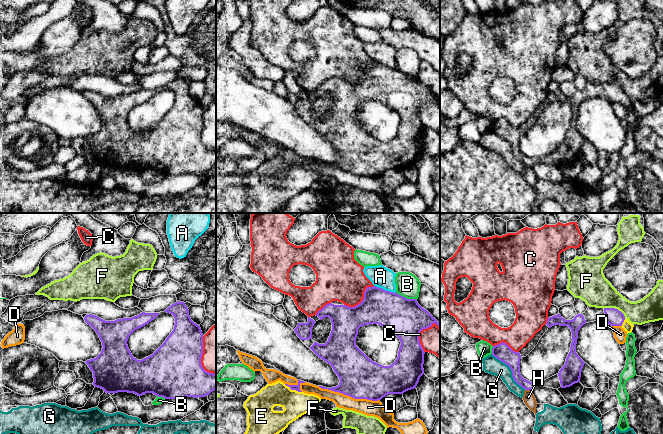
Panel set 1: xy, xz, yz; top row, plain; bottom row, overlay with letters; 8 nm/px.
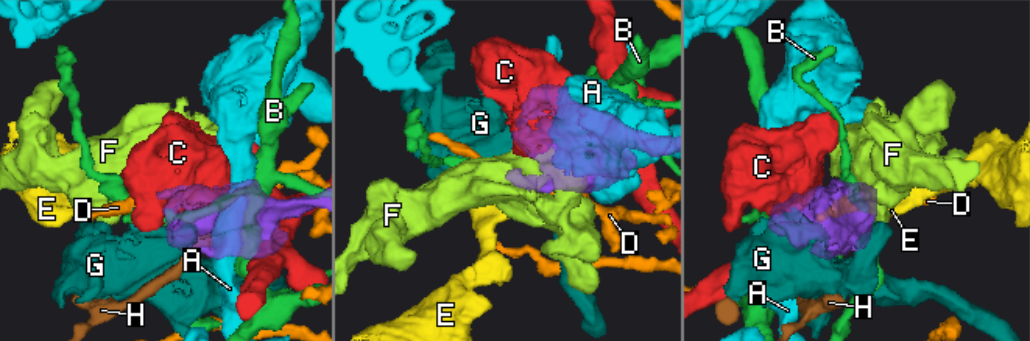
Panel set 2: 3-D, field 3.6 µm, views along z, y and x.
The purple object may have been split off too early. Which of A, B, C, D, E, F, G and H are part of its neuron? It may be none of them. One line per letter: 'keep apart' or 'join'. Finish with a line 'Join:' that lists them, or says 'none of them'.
A: keep apart
B: keep apart
C: keep apart
D: keep apart
E: join
F: keep apart
G: keep apart
H: keep apart
Join: E

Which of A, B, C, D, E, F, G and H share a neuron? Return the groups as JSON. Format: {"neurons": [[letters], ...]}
{"neurons": [["A"], ["B"], ["C"], ["D"], ["E"], ["F"], ["G"], ["H"]]}

